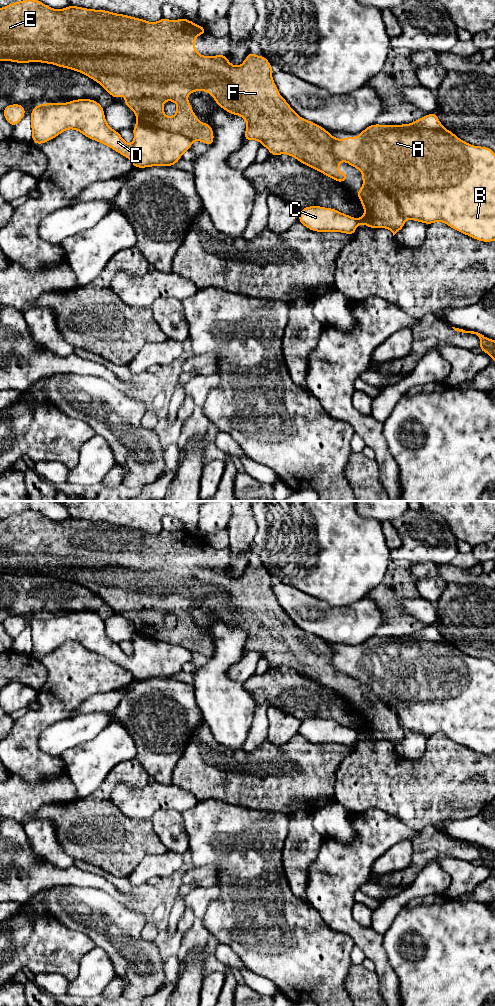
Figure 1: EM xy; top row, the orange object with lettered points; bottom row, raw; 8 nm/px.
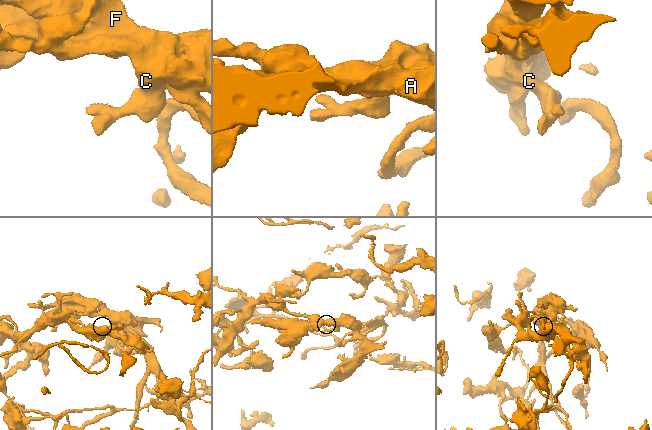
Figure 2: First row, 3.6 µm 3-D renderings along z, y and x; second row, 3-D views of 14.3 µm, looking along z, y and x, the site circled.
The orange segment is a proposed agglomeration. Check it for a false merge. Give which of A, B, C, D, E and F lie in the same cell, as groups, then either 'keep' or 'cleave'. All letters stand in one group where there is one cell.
A B C D / E F | cleave

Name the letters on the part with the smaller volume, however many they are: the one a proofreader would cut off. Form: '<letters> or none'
E, F

